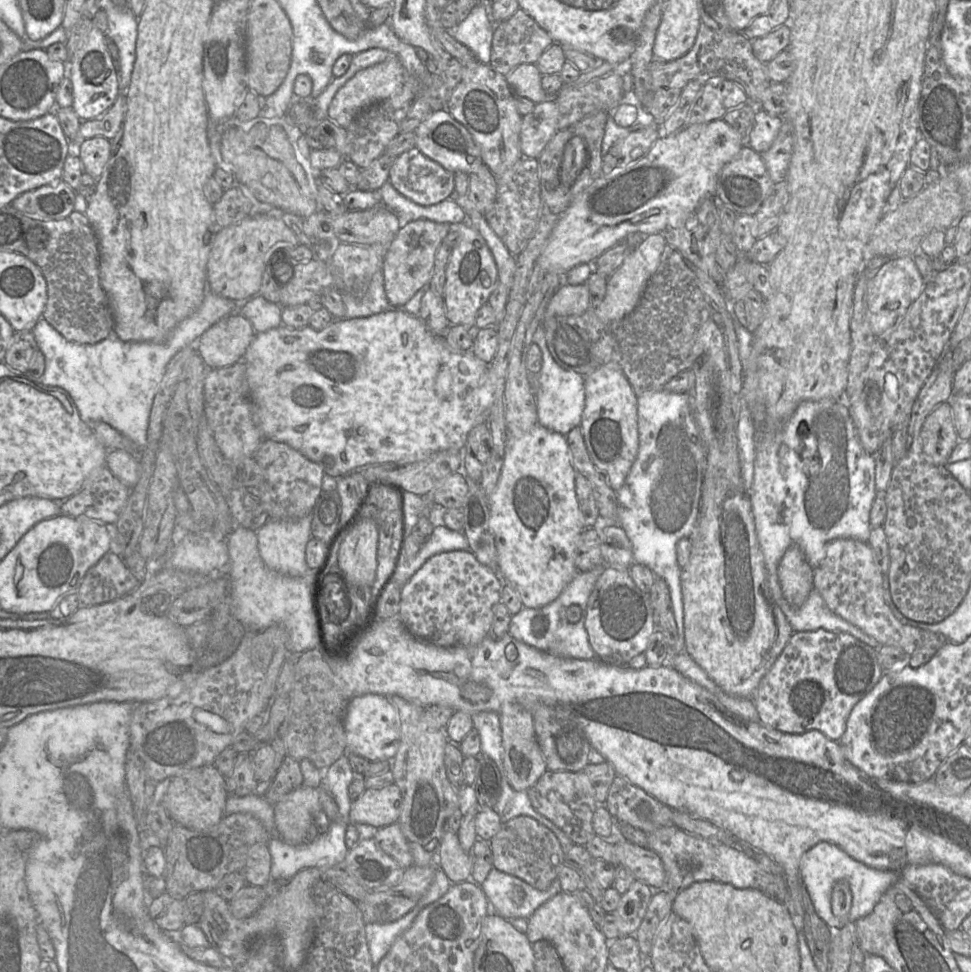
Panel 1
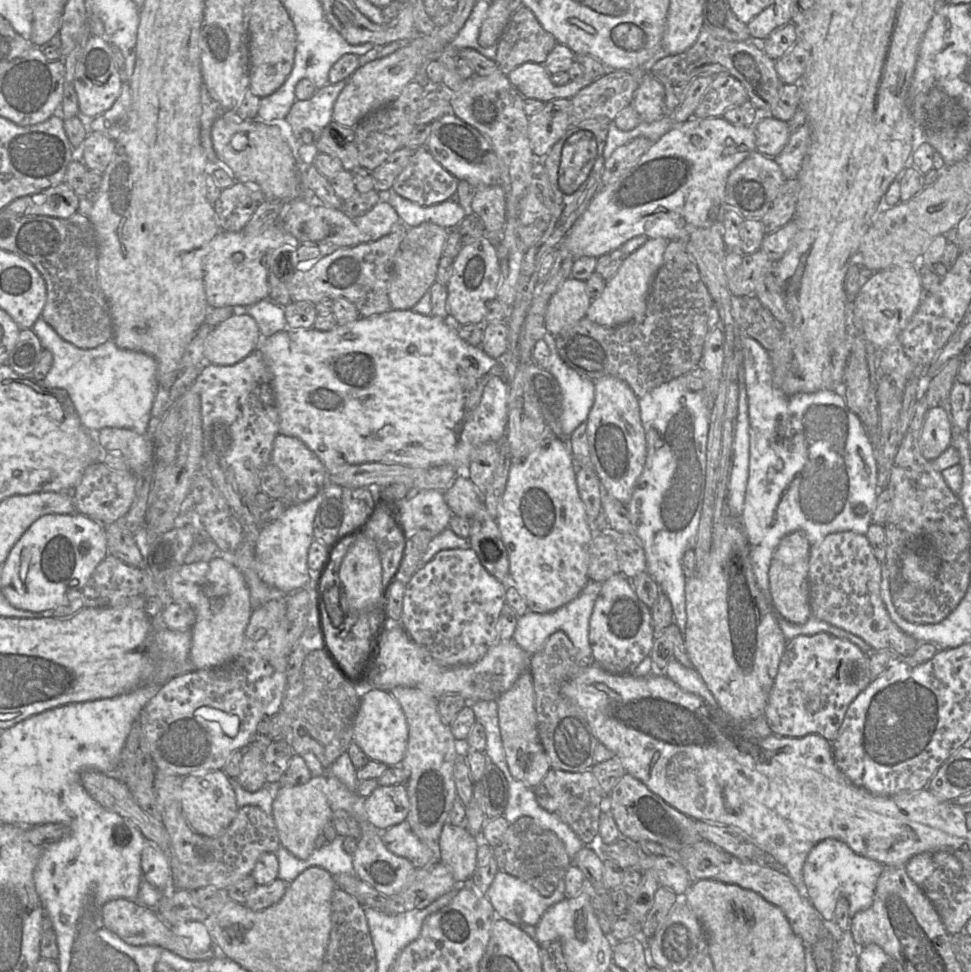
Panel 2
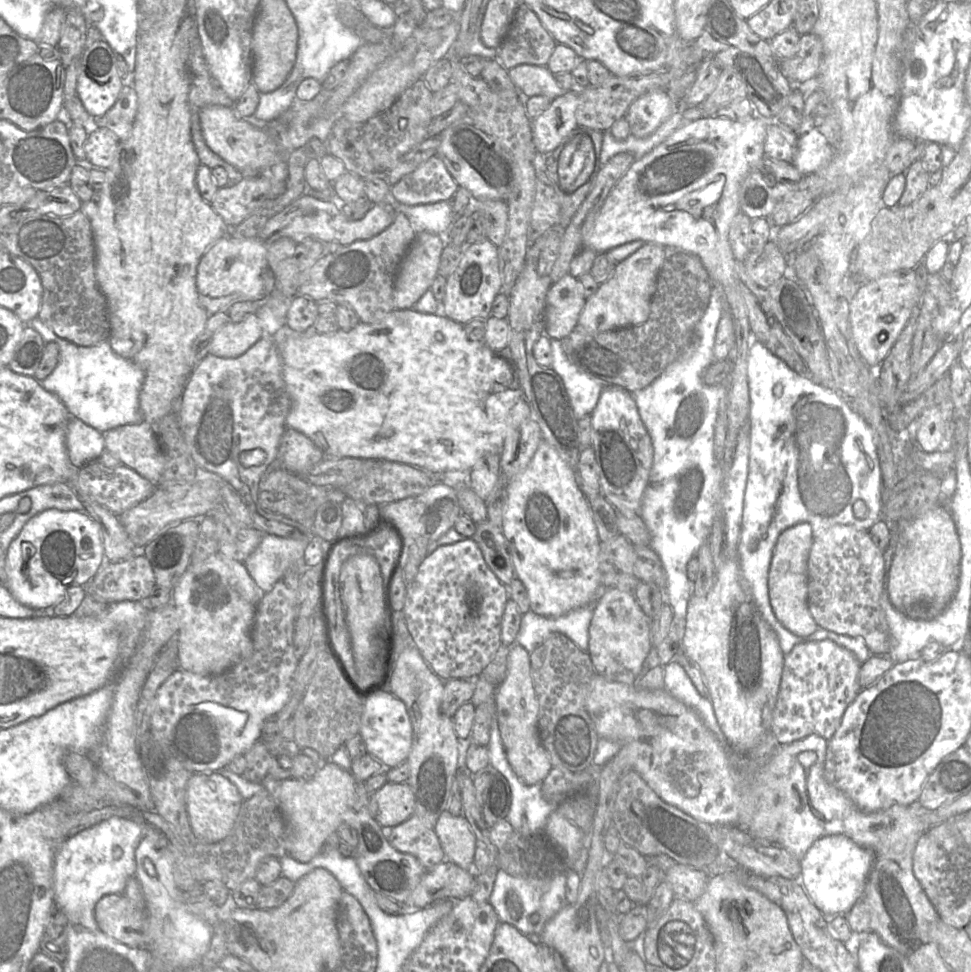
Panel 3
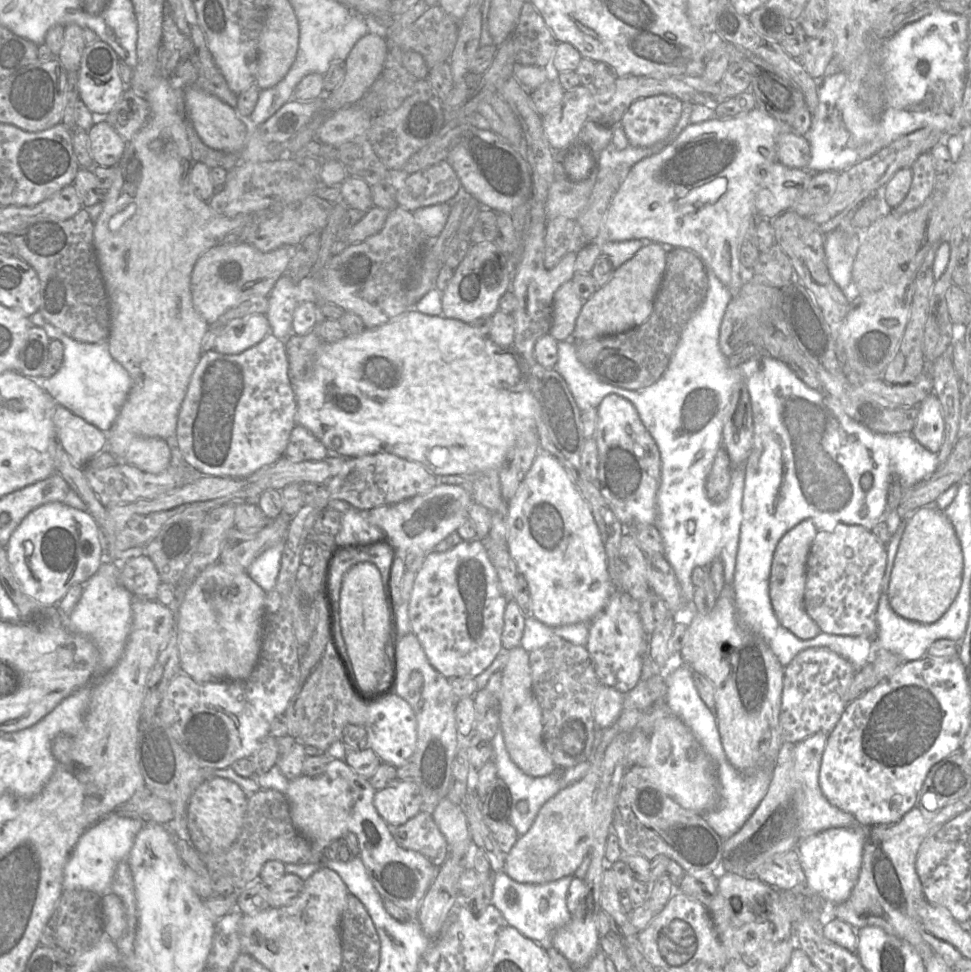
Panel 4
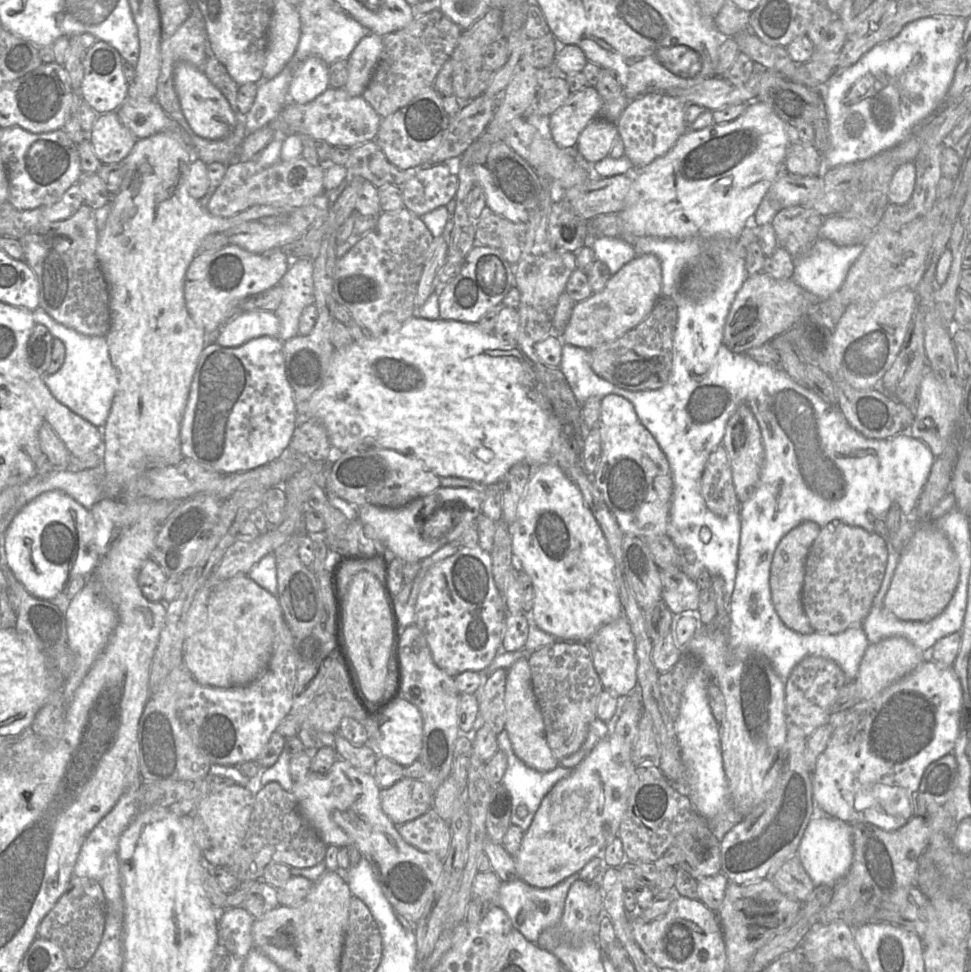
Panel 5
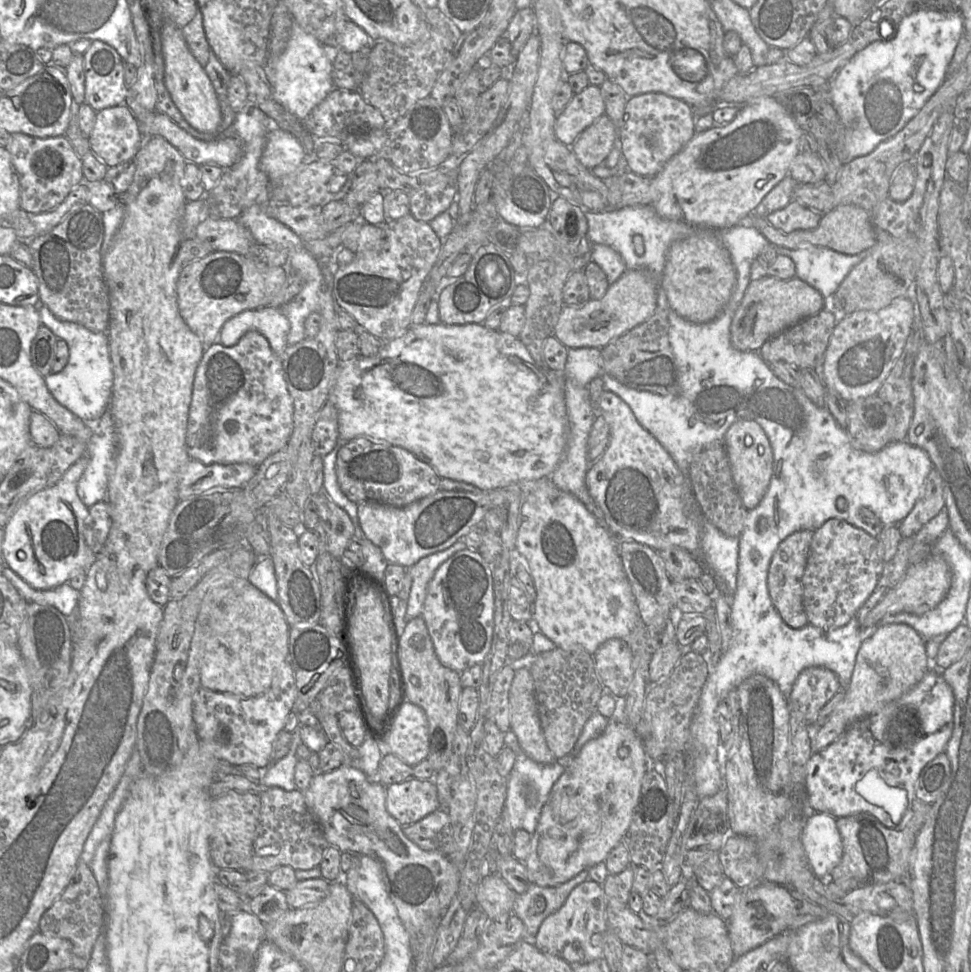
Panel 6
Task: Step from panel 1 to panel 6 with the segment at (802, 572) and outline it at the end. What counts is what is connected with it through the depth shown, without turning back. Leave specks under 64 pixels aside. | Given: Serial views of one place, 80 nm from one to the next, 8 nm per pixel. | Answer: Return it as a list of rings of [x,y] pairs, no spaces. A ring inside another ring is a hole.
[[[801,530],[790,534],[778,545],[769,566],[767,584],[771,601],[785,623],[794,629],[803,628],[809,623],[803,606],[802,578],[813,534],[812,530]]]

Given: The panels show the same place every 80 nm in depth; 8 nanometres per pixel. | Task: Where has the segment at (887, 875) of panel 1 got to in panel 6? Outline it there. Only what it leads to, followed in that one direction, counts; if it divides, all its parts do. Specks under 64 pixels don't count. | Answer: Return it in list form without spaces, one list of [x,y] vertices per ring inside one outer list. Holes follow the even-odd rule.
[[[815,812],[807,820],[801,835],[809,867],[823,880],[840,863],[843,844],[836,825],[836,818]]]

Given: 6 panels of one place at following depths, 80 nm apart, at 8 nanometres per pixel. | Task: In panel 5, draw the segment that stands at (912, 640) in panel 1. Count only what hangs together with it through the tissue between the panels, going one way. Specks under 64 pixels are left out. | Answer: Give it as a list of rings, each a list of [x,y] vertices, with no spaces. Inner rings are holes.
[[[833,521],[820,529],[805,566],[802,604],[815,631],[837,634],[861,625],[881,586],[889,555],[886,539],[861,527]]]

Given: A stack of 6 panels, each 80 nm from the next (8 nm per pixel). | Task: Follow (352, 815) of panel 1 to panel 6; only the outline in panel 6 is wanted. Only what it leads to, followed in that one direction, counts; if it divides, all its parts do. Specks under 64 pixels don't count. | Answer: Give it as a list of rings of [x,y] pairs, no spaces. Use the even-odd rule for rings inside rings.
[[[418,778],[388,785],[385,805],[402,826],[415,823],[441,808],[434,780]]]

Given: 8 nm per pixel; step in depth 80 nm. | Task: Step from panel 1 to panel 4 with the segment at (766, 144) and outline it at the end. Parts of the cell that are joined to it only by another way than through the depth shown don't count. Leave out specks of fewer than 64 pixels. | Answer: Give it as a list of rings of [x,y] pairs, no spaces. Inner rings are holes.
[[[783,129],[777,137],[777,161],[790,168],[807,169],[811,147],[804,136]]]

